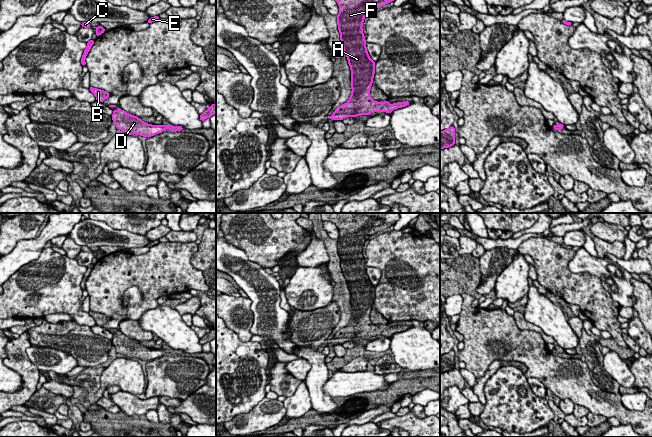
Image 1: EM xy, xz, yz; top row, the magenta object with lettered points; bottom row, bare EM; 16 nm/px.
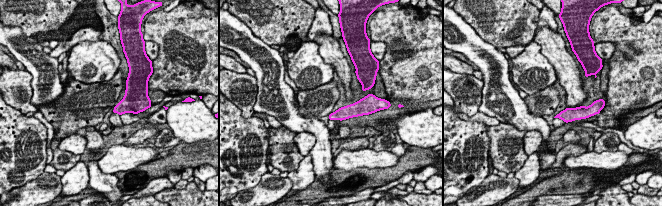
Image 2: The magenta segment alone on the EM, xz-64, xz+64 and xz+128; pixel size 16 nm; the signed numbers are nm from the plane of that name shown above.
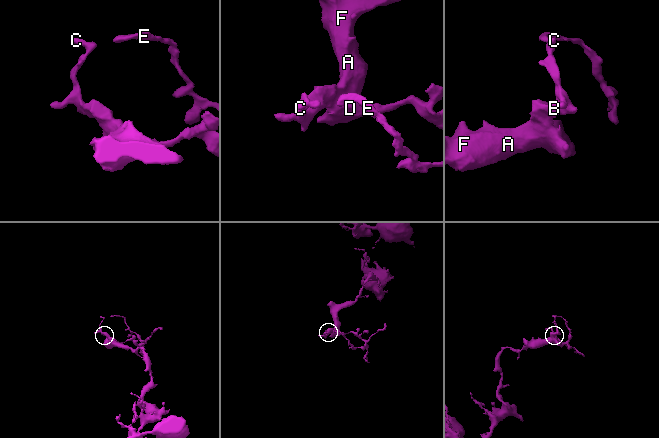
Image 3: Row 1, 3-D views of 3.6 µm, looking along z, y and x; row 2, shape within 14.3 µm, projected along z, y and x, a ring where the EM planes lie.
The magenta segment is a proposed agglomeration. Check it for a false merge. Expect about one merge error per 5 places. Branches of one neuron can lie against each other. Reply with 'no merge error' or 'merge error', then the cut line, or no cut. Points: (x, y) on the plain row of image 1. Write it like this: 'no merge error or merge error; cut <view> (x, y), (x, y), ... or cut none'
no merge error; cut none

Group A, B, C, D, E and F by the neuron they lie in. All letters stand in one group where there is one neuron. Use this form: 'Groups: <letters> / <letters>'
Groups: A B C D E F

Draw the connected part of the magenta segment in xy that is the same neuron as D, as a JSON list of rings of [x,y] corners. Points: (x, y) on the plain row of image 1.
[[[113,334],[112,344],[116,352],[124,355],[126,358],[137,358],[143,361],[151,361],[170,353],[171,356],[182,355],[182,350],[173,349],[152,349],[143,346],[137,340],[131,339],[124,334]]]

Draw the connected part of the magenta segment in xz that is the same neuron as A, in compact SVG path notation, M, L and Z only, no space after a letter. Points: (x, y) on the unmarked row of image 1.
M322 213L323 221L336 224L339 229L337 249L343 275L351 293L352 316L347 327L337 331L329 341L332 344L343 344L347 341L369 339L373 336L391 337L394 333L410 328L408 325L390 328L387 325L374 325L370 320L375 298L375 286L371 284L363 258L363 245L373 234L382 231L395 223L385 223L377 217L359 213Z

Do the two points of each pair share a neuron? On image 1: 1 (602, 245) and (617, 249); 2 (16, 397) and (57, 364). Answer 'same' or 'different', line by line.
1: same
2: different

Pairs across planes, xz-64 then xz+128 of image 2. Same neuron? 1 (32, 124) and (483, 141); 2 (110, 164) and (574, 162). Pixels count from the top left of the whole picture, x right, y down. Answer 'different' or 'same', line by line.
1: same
2: same

